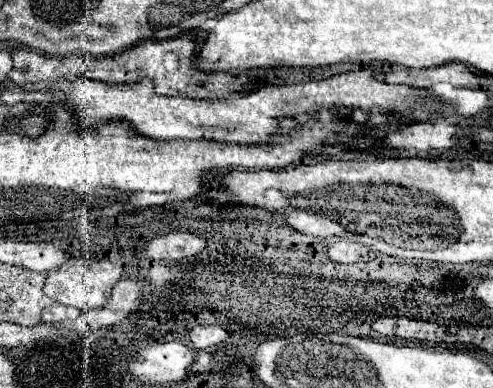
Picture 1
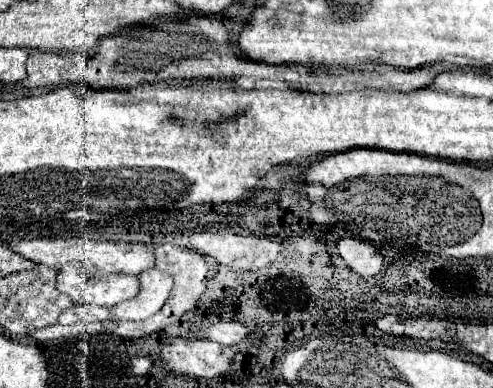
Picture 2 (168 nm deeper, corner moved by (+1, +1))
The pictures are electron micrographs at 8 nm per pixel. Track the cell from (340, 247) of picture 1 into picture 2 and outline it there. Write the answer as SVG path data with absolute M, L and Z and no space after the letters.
M342 239L338 241L338 255L346 261L350 269L354 269L362 277L372 277L380 271L382 253L370 243L362 239Z

